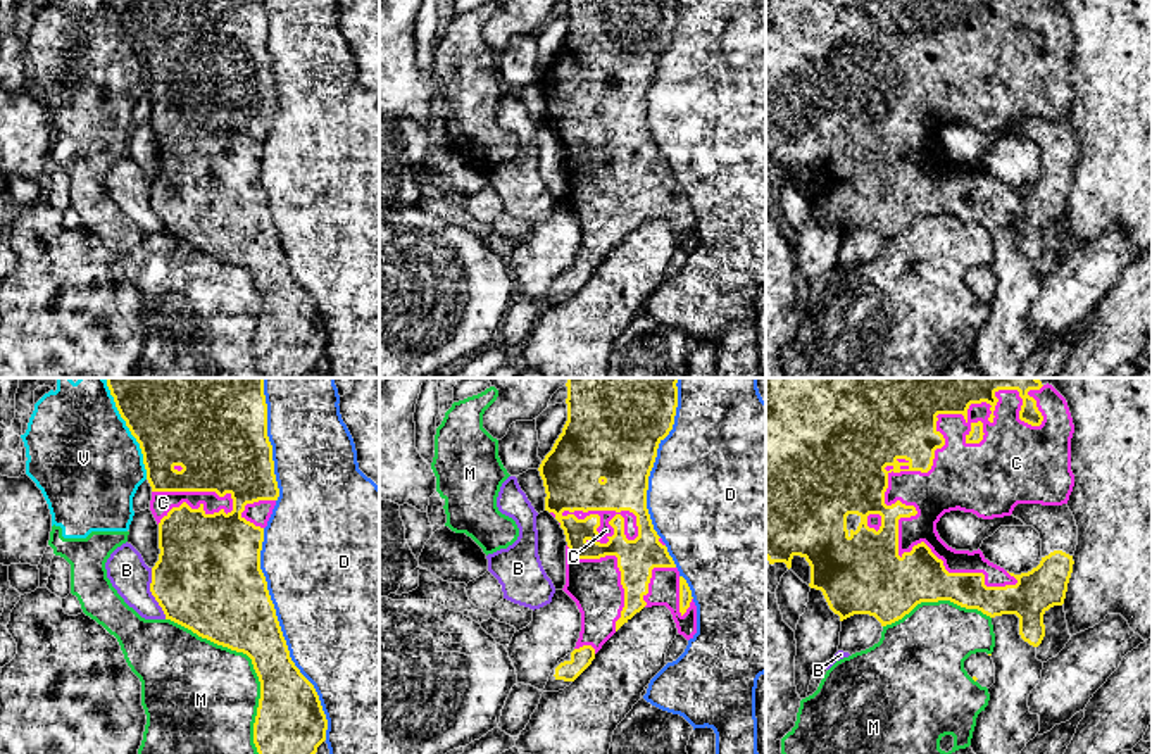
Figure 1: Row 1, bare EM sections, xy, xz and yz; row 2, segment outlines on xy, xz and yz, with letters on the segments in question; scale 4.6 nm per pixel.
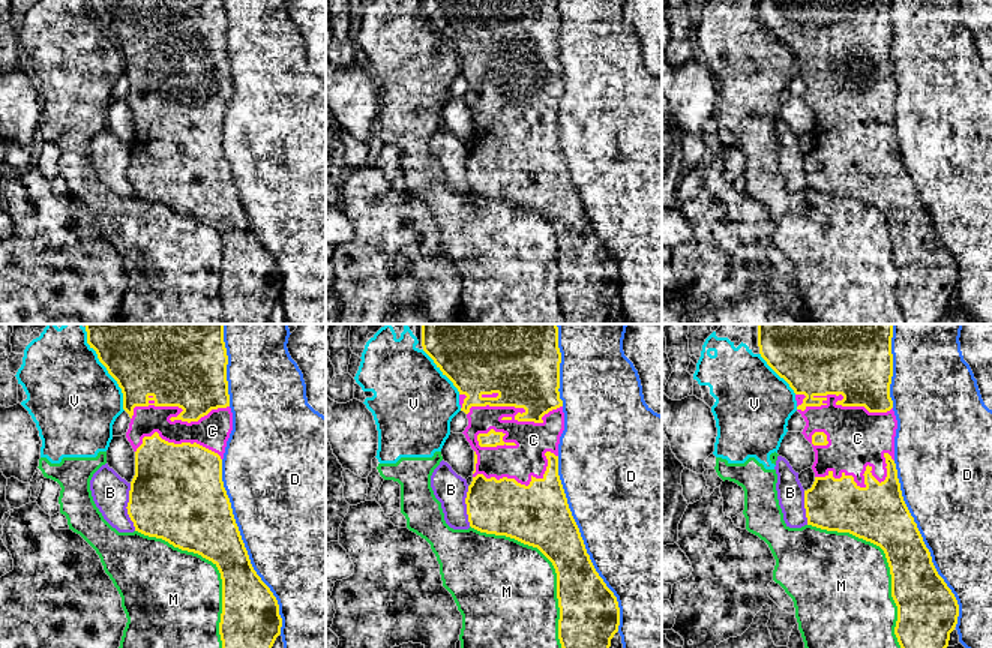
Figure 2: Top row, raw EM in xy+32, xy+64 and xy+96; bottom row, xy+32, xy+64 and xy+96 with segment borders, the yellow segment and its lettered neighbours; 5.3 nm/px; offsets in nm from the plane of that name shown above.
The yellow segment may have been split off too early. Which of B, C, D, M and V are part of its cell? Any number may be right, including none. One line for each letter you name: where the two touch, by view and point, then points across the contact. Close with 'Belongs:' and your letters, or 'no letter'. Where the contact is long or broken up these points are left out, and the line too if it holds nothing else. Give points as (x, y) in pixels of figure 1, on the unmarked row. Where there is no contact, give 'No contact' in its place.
C: Touches yellow at yz (911, 83)
Belongs: C

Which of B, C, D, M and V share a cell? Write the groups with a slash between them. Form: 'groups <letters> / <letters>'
groups B / C / D / M V

